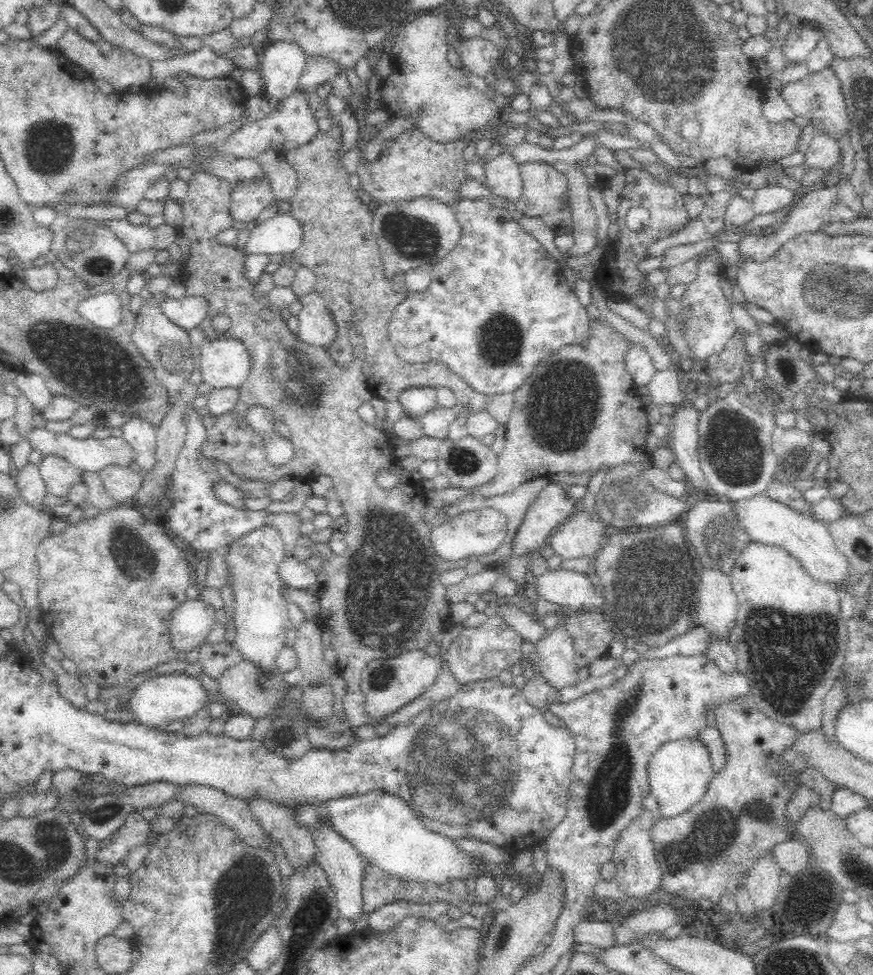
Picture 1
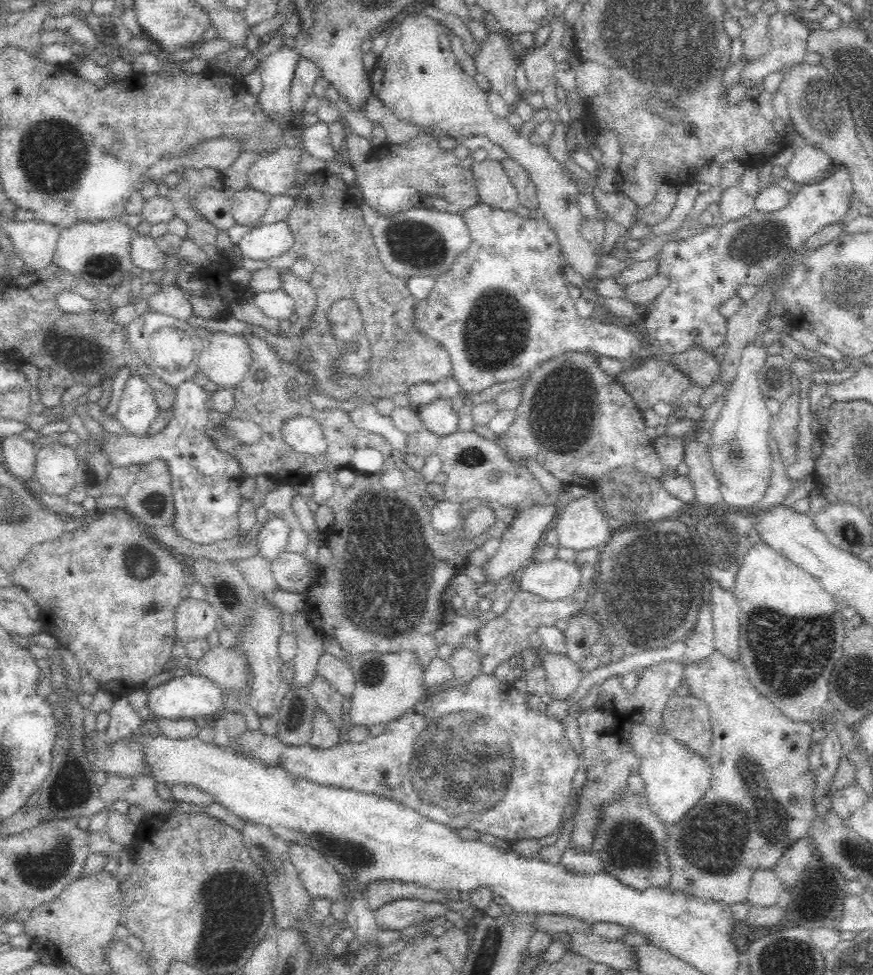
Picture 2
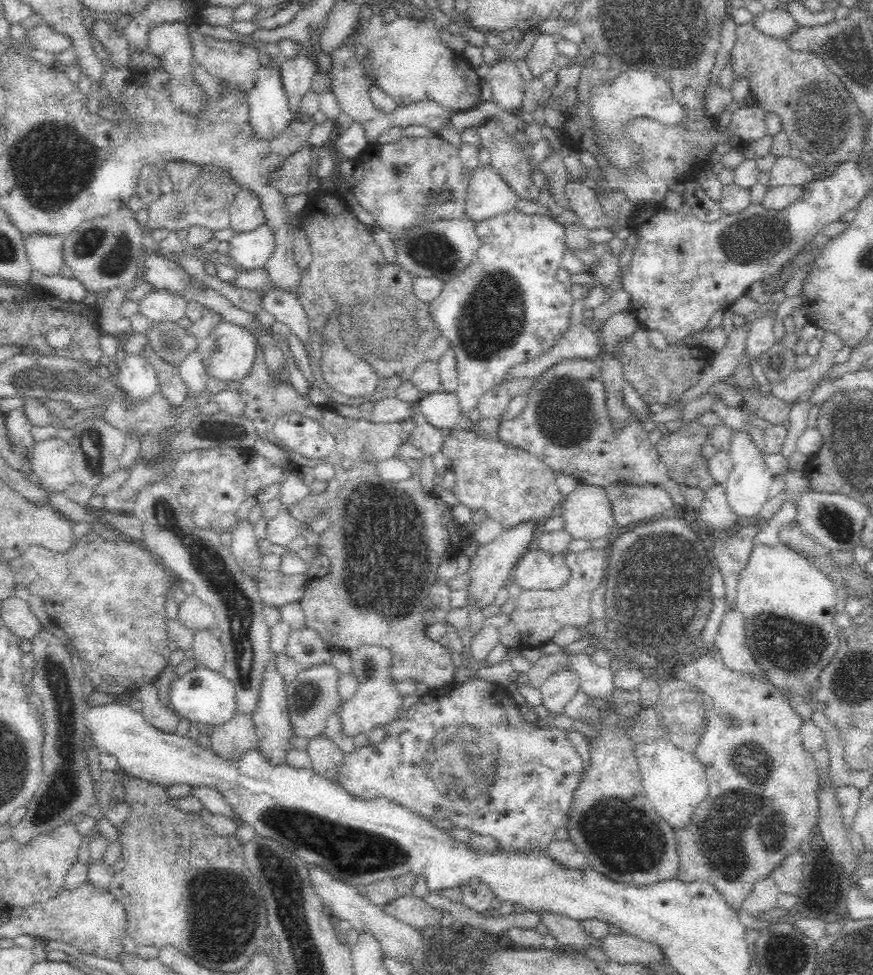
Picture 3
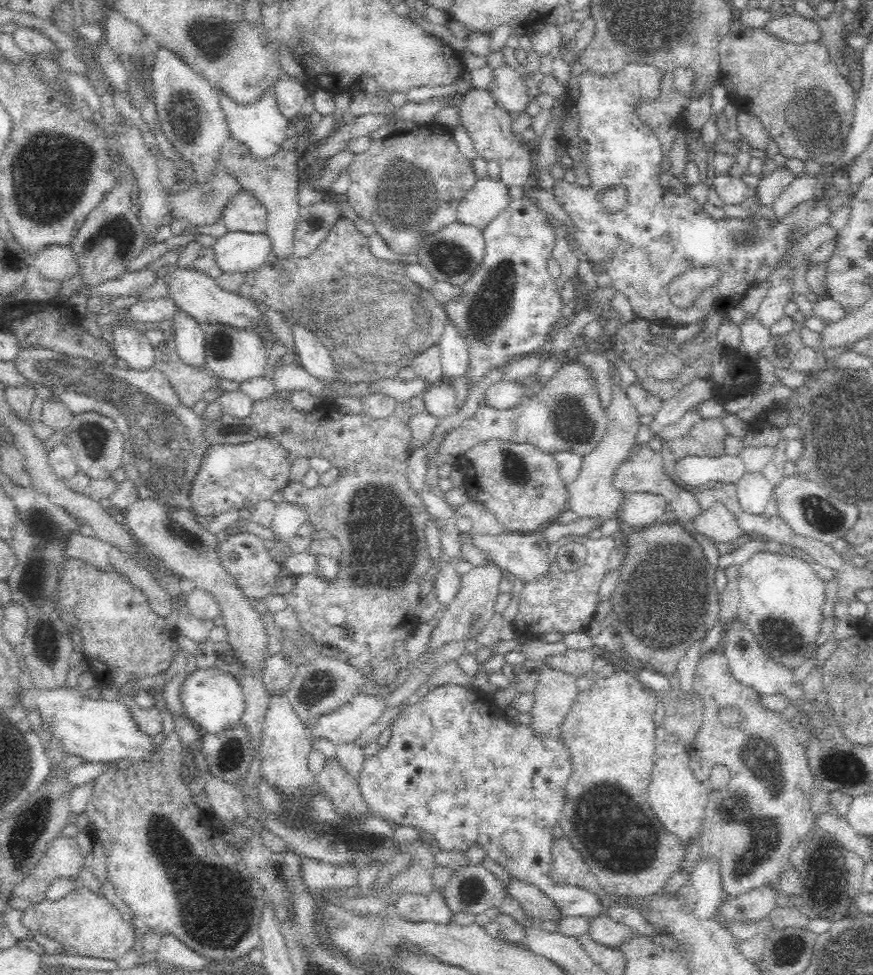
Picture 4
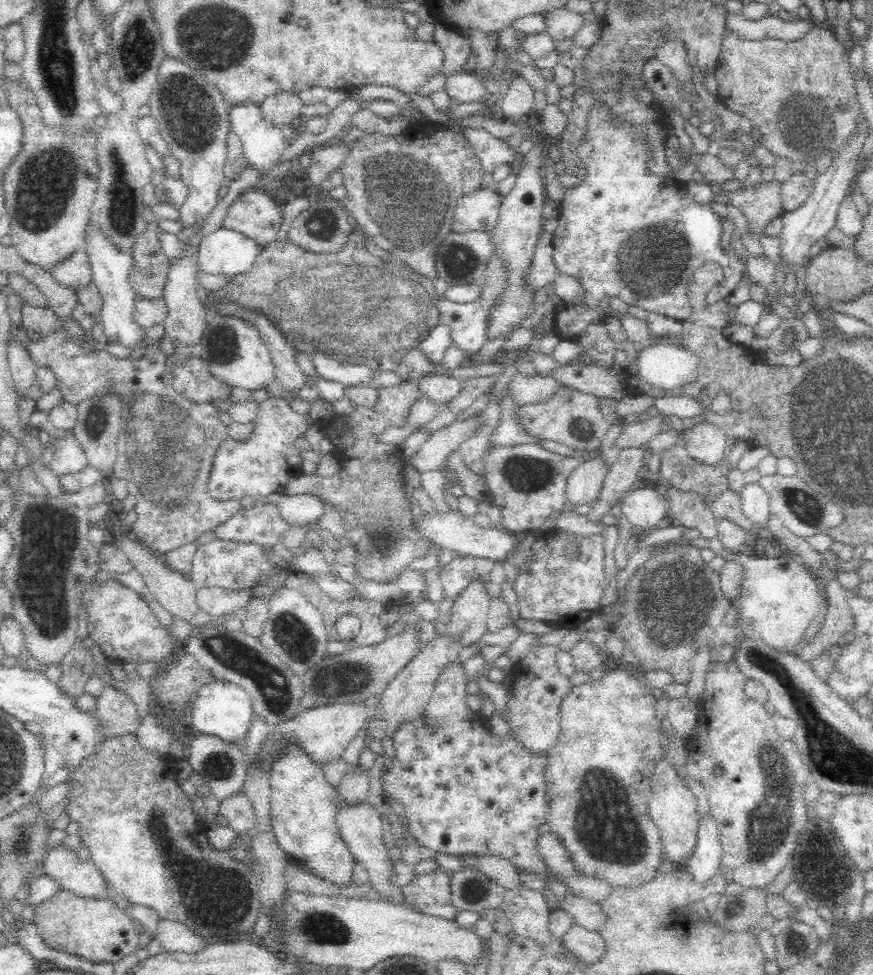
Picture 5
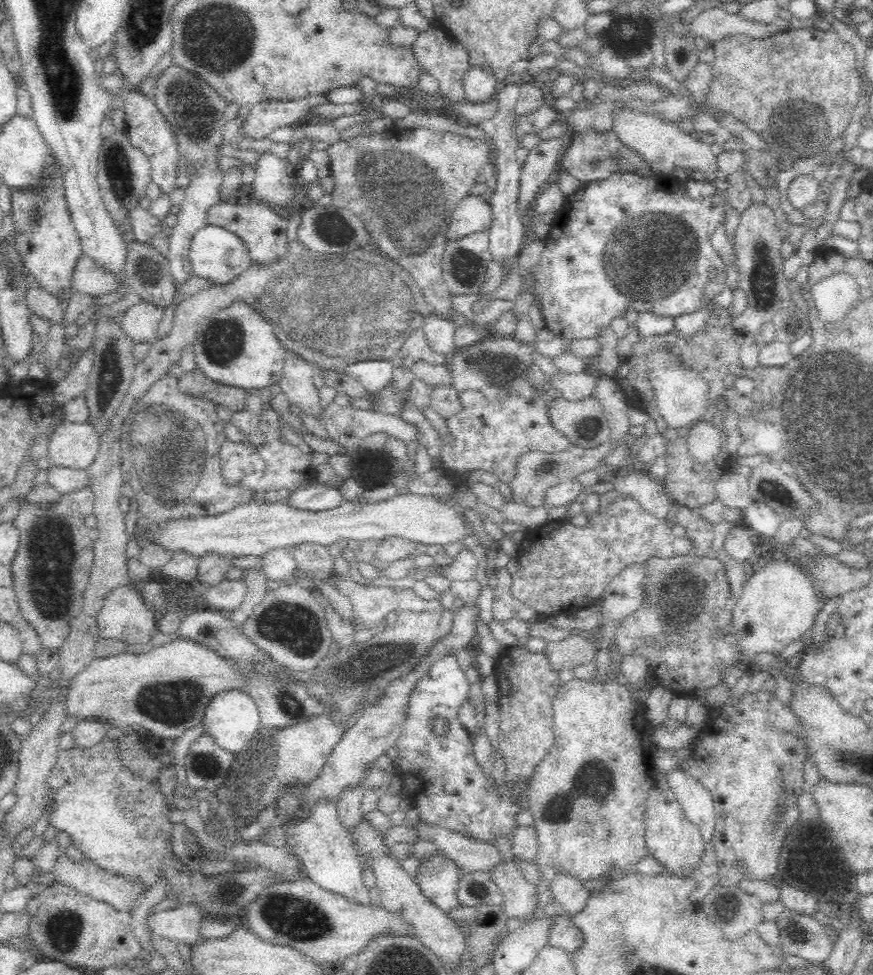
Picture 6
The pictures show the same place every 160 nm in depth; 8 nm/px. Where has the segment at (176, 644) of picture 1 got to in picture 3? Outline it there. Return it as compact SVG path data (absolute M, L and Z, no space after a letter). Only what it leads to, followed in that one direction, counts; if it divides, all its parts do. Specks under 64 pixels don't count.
M196 594L188 595L180 603L177 618L180 623L186 625L186 628L190 630L211 629L216 624L214 609L200 600L200 597Z

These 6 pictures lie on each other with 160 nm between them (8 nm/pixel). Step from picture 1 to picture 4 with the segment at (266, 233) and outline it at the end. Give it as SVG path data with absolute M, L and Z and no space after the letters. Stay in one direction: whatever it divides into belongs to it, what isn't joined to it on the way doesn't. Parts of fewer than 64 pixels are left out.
M227 232L212 244L214 262L222 273L250 272L260 268L272 253L265 234Z

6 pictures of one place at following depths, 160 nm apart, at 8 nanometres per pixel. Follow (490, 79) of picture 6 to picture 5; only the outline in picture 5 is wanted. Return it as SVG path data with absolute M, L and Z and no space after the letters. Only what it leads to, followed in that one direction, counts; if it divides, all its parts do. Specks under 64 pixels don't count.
M464 71L448 78L442 90L450 98L466 104L481 102L482 98L489 94L486 86L484 86L484 81L478 79L474 72L468 74Z

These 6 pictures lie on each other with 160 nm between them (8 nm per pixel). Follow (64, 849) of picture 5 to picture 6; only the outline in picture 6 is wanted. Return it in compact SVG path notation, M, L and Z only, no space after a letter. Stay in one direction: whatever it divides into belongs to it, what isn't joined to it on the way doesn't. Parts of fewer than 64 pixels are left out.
M64 852L56 860L56 864L54 864L54 868L51 870L51 875L53 876L53 882L66 884L86 896L101 900L115 908L118 912L132 912L136 906L138 907L140 900L146 896L149 889L142 883L140 877L127 877L109 873L88 859L84 860L82 864L76 864Z

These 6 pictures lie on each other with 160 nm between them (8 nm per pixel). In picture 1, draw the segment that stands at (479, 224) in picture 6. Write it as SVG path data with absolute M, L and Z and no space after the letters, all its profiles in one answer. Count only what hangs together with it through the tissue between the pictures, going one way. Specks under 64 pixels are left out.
M510 150L486 161L483 170L488 194L506 200L513 208L522 195L523 183L520 165L512 158Z

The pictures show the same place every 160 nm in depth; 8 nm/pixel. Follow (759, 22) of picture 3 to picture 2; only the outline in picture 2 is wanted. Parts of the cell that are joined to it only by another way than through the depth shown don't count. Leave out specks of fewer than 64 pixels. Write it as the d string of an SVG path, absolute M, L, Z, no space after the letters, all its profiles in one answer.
M777 11L769 17L768 33L771 48L760 59L753 59L744 64L739 72L742 86L748 89L760 86L770 74L775 74L782 66L798 64L808 55L806 42L810 31L792 14Z

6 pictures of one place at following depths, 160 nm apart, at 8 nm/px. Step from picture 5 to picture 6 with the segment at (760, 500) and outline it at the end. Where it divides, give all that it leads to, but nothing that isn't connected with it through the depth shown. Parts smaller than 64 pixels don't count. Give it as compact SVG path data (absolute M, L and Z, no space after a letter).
M755 500L751 501L743 514L743 525L763 538L774 536L782 521L774 509Z

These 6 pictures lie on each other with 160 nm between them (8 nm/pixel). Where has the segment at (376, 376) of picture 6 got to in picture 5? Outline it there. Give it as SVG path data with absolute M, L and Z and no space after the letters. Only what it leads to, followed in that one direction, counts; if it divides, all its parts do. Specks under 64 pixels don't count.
M319 351L314 352L311 358L316 371L320 373L320 378L343 384L346 387L368 385L376 378L378 371L368 365L334 360L332 356Z

